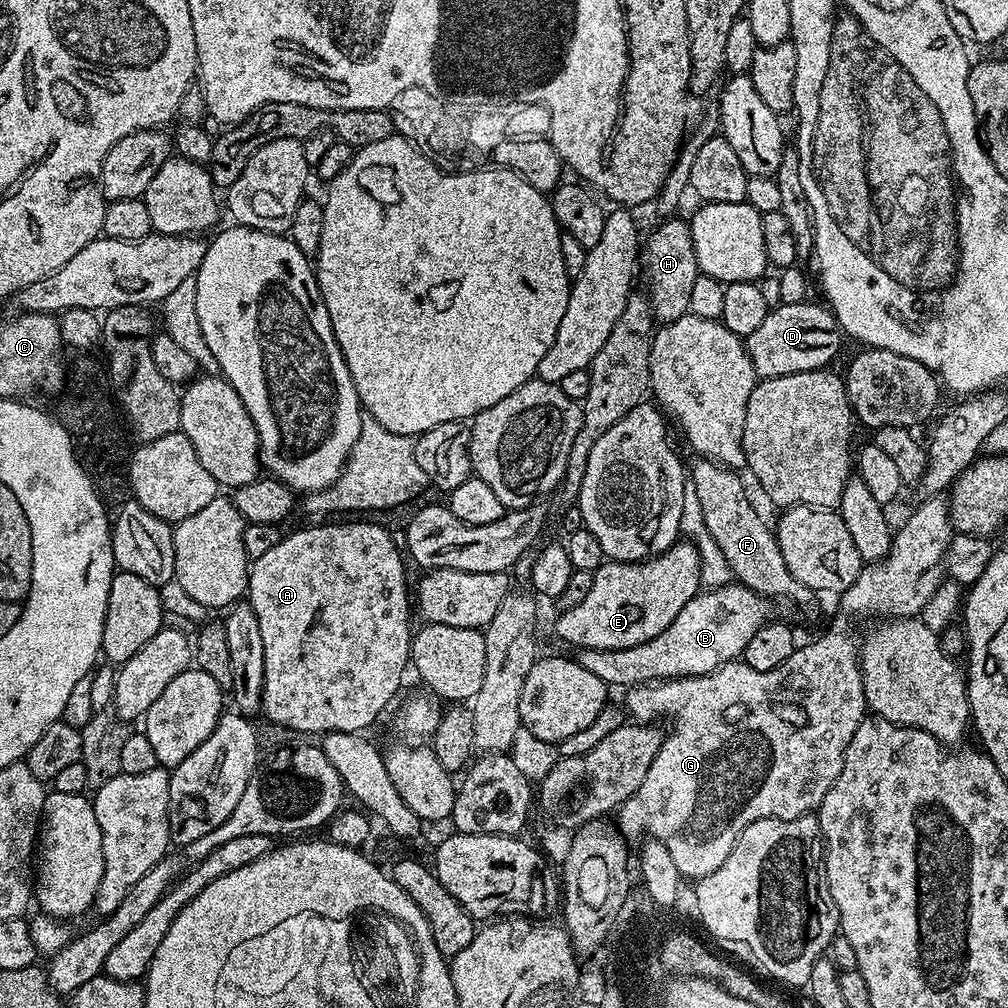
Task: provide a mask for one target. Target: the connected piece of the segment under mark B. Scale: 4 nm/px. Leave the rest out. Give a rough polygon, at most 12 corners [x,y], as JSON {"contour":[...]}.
{"contour":[[696,593],[650,642],[574,658],[613,689],[710,674],[743,657],[773,601]]}

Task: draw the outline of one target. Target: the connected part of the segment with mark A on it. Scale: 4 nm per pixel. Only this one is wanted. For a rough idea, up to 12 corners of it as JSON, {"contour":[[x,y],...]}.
{"contour":[[380,524],[251,561],[262,712],[363,733],[404,680],[410,584]]}

